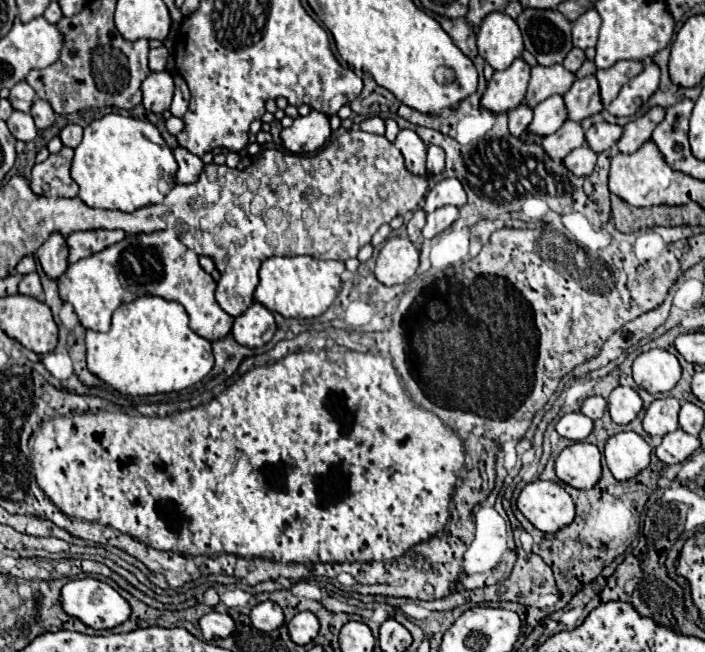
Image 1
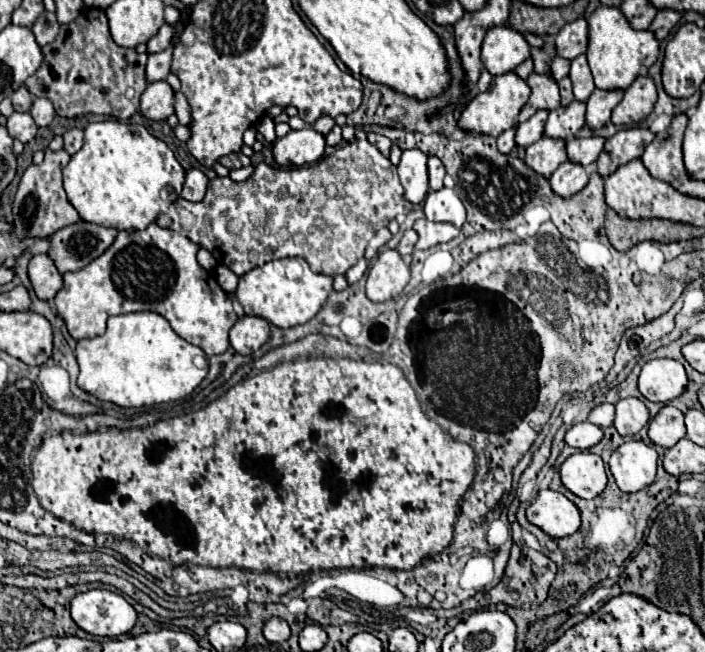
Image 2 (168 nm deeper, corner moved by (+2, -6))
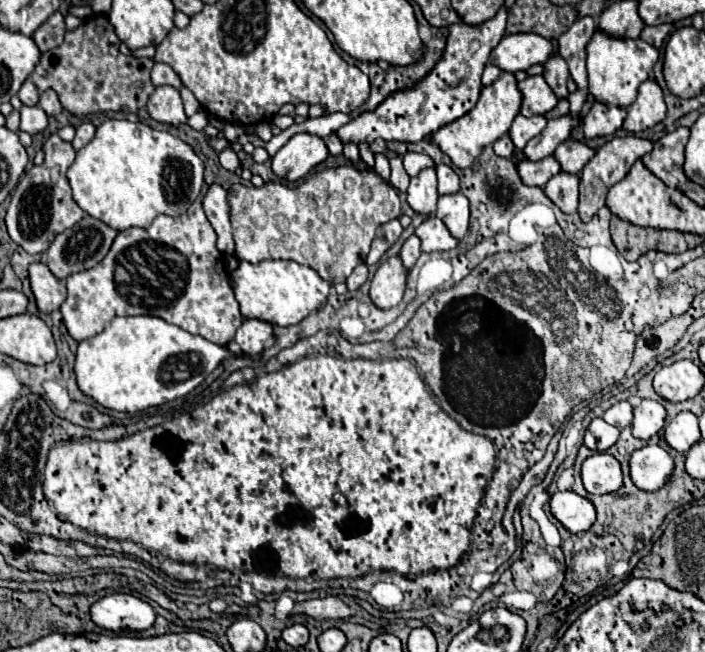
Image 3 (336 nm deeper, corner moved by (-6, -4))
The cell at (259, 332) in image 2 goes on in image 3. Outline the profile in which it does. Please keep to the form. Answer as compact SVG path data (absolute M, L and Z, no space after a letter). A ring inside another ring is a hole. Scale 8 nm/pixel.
M244 320L236 330L236 344L246 354L260 354L264 350L264 342L272 336L272 326L262 320Z

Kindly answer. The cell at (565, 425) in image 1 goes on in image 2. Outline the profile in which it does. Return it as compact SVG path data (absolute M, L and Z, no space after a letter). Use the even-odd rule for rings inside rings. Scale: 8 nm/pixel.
M580 422L566 430L564 442L576 450L588 450L602 440L602 430L592 422Z

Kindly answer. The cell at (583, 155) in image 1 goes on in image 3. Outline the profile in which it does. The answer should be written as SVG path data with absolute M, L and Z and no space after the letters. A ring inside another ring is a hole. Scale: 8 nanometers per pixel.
M560 172L544 186L544 194L564 212L572 214L578 208L578 176Z

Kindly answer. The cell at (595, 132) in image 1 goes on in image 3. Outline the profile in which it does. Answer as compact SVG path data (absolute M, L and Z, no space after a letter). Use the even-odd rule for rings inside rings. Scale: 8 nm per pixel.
M568 138L566 142L562 142L562 146L558 146L558 150L554 150L552 156L558 158L558 162L562 166L562 172L580 174L584 164L594 156L594 150L586 144L582 144L580 140Z

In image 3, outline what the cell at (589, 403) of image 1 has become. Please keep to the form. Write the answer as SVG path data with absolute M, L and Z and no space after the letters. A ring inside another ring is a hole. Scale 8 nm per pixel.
M622 400L622 402L618 402L618 404L614 404L612 408L608 408L606 412L604 412L604 420L608 422L608 424L612 424L612 426L616 426L616 428L626 428L626 426L630 426L630 422L632 422L632 418L634 418L634 412L632 412L634 408L632 408L632 404L628 402L628 400Z

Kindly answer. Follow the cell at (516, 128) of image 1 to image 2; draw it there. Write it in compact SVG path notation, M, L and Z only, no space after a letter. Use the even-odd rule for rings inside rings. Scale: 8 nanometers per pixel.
M512 126L510 130L506 130L506 132L502 132L500 136L498 136L498 150L502 152L502 154L510 154L512 150L514 150L514 132L516 132L516 126Z

